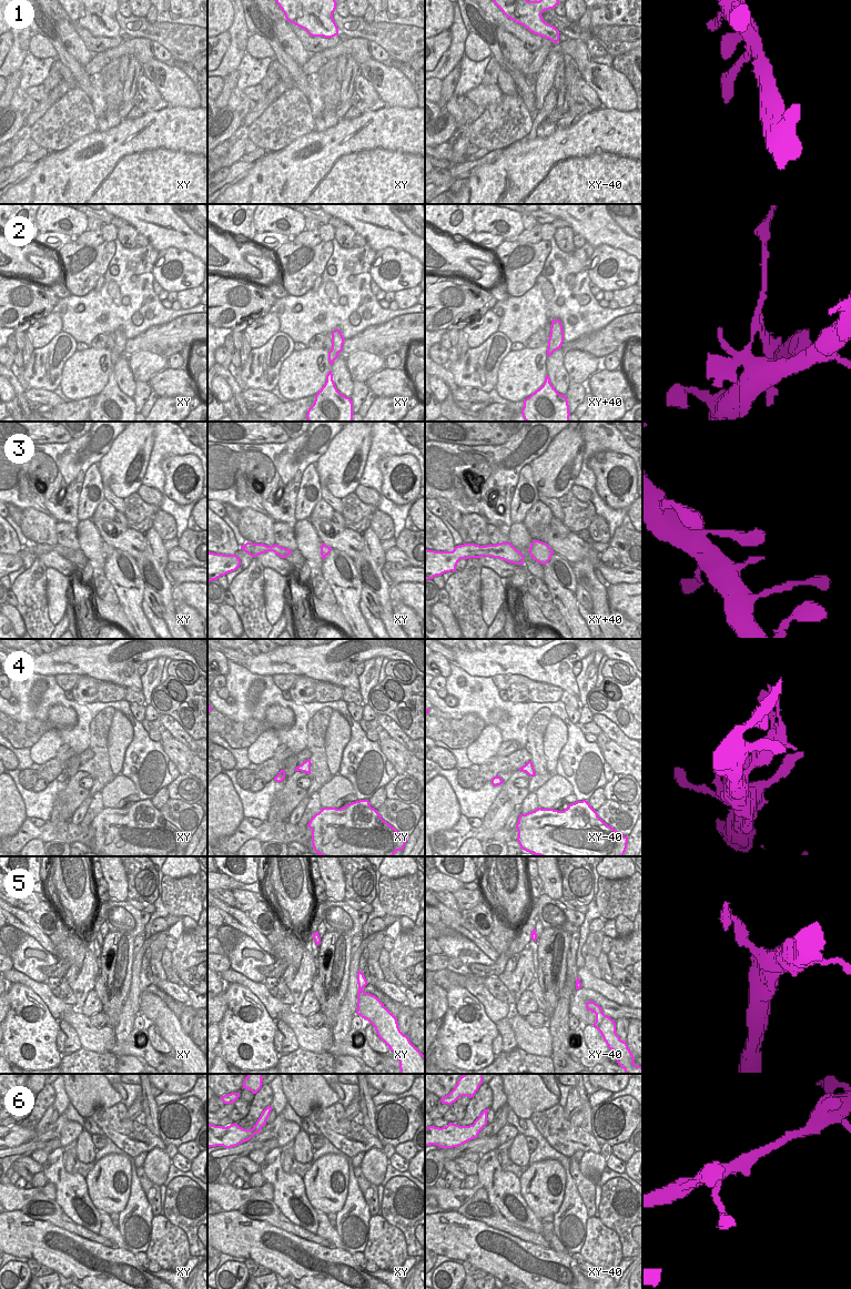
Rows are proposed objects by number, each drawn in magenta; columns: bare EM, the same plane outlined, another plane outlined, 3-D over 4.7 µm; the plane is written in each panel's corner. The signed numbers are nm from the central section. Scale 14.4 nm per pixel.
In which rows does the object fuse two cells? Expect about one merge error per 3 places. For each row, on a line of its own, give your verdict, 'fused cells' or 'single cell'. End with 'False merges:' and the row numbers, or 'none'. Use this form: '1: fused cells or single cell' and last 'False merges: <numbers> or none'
1: single cell
2: single cell
3: single cell
4: fused cells
5: fused cells
6: single cell
False merges: 4, 5

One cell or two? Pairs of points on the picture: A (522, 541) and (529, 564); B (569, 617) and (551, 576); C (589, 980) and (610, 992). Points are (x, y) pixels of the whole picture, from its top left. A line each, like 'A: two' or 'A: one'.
A: one
B: one
C: one

